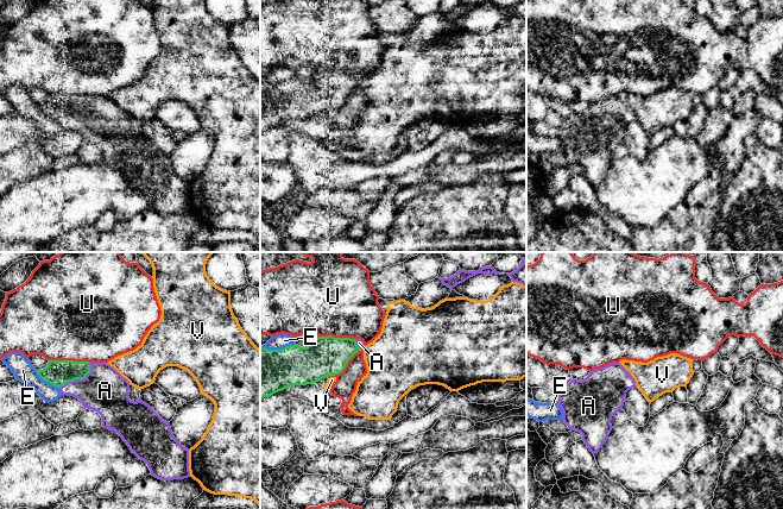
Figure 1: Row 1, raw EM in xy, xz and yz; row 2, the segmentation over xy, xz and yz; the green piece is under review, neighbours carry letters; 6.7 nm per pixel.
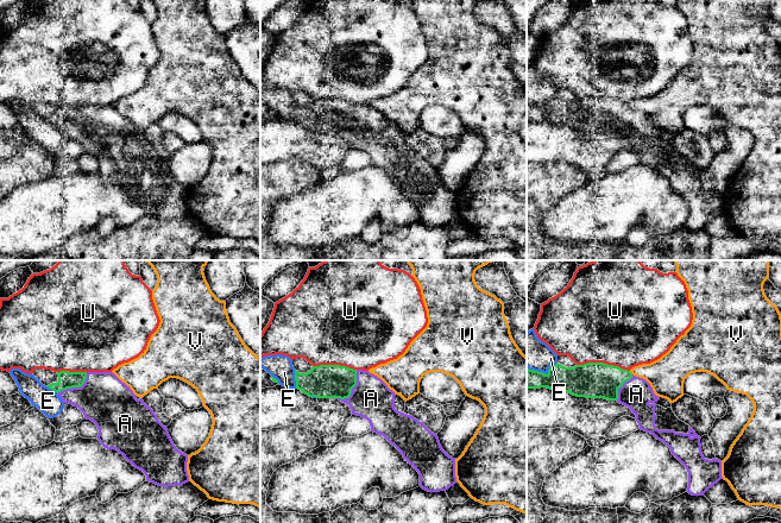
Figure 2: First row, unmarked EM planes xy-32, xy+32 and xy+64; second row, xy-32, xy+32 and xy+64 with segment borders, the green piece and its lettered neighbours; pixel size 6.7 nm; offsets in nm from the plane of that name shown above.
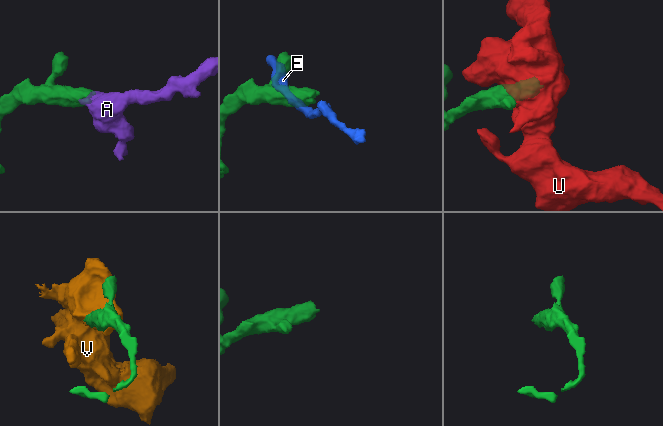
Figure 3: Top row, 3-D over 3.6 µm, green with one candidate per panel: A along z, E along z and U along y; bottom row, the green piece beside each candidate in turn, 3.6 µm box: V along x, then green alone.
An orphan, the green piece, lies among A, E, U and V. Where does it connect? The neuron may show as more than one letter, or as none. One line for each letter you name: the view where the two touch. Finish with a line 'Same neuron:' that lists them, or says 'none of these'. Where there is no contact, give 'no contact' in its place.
A: xy
Same neuron: A

